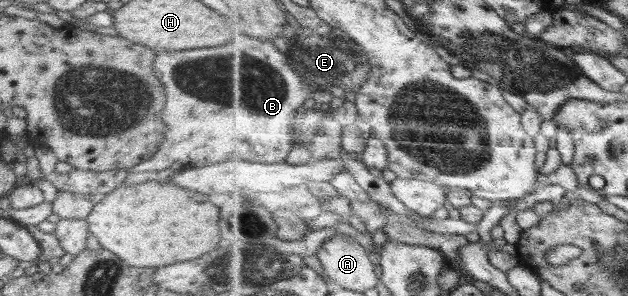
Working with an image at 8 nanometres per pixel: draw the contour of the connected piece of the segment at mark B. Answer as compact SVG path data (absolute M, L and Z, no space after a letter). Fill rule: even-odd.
M245 36L243 42L241 42L241 38L235 38L235 42L229 42L229 44L219 46L219 48L195 48L195 50L183 50L183 52L156 52L156 54L157 56L153 60L153 69L156 70L159 78L161 78L160 81L163 83L166 98L165 108L162 110L162 119L166 128L165 140L159 146L159 150L153 154L153 158L132 166L129 169L129 174L165 170L166 168L171 168L175 162L179 162L186 167L209 166L225 162L225 160L250 160L267 164L286 162L287 156L291 154L291 150L295 146L293 142L293 130L295 130L293 120L295 120L297 112L301 111L303 104L307 104L307 100L312 98L314 88L297 74L297 70L293 69L293 66L290 64L289 56L283 54L271 39L267 41L265 39L253 38L253 36Z

